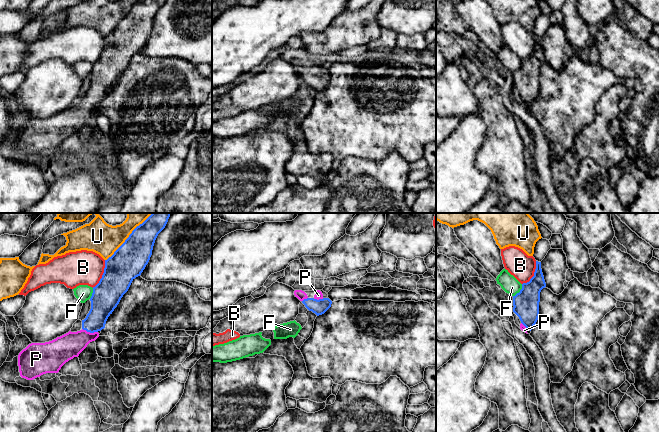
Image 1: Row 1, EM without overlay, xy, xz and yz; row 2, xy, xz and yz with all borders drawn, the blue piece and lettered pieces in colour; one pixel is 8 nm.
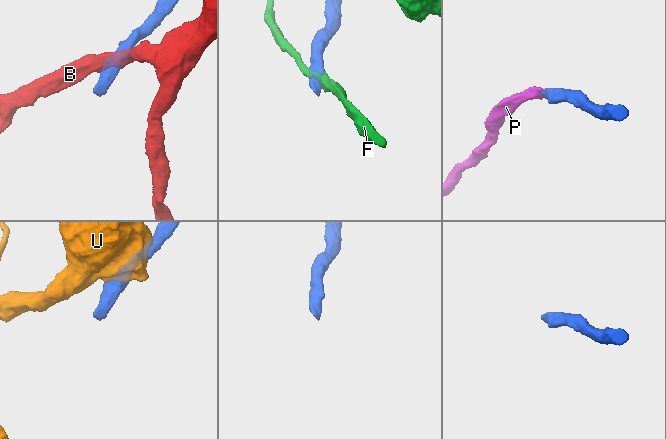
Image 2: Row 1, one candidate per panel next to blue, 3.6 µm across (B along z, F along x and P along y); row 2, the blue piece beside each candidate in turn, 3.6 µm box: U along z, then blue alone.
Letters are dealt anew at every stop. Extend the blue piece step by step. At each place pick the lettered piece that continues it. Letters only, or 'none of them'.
P

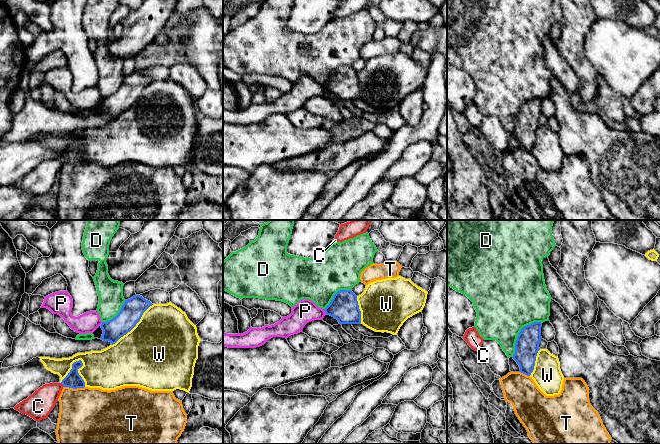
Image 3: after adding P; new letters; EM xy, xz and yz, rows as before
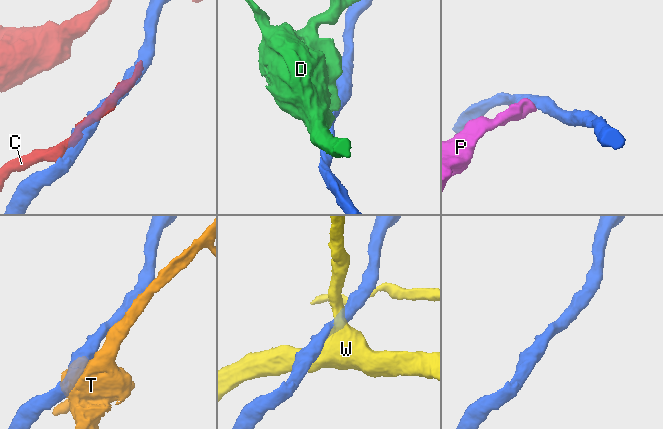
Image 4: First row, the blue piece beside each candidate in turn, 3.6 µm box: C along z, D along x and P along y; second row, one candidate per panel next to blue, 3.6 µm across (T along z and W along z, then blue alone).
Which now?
none of them

